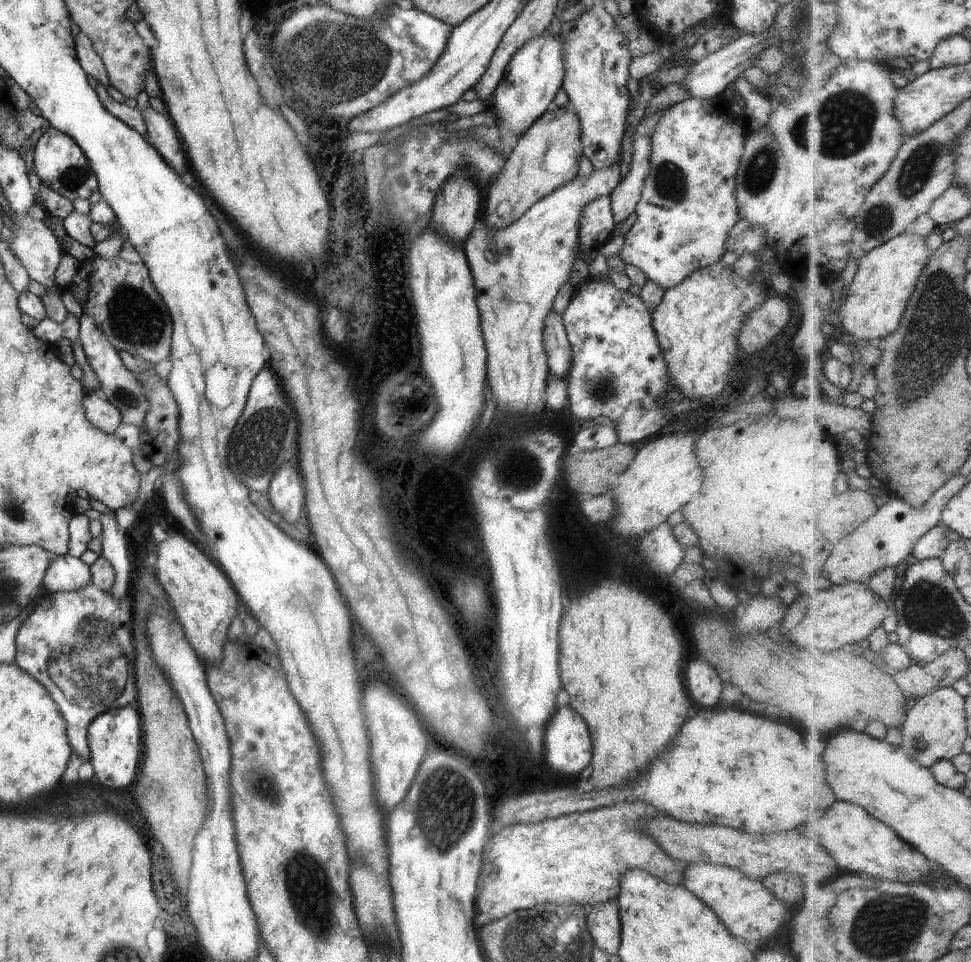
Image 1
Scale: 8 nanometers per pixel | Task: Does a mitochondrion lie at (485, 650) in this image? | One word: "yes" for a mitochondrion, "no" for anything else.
no

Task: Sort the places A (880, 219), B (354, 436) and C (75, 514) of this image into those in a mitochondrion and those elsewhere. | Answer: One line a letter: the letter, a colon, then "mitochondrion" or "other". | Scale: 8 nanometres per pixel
A: mitochondrion
B: other
C: other

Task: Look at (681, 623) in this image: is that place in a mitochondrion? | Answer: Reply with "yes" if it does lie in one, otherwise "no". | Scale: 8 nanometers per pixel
no

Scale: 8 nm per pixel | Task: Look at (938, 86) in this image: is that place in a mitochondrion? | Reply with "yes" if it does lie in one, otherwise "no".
no

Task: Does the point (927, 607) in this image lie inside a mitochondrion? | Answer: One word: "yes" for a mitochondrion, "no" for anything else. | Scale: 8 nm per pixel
yes

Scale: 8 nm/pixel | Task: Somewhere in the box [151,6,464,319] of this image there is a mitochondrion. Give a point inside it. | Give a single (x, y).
(314, 57)

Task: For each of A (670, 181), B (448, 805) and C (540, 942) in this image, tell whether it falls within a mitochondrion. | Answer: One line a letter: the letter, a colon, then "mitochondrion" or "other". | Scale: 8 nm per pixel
A: mitochondrion
B: mitochondrion
C: mitochondrion

